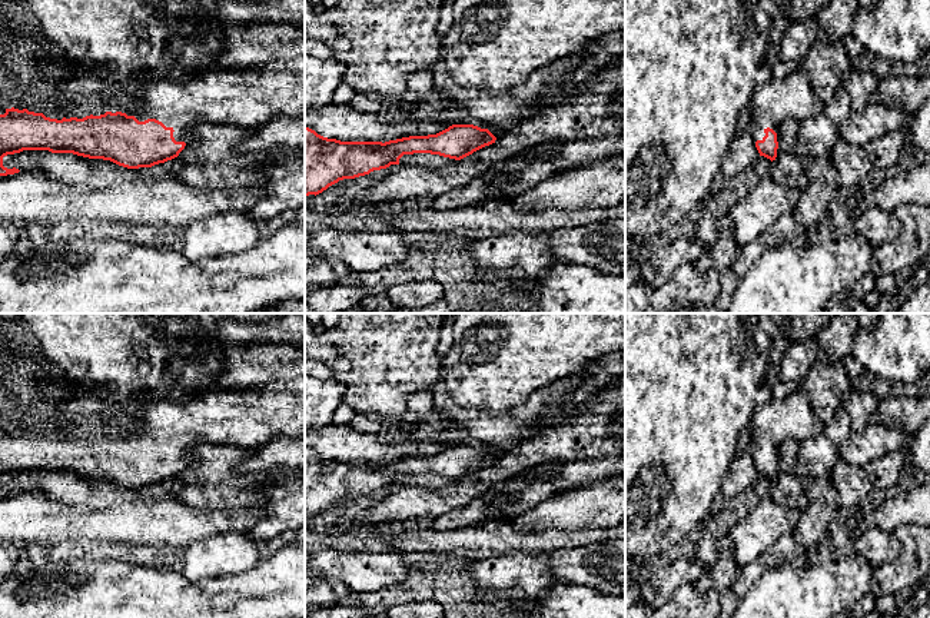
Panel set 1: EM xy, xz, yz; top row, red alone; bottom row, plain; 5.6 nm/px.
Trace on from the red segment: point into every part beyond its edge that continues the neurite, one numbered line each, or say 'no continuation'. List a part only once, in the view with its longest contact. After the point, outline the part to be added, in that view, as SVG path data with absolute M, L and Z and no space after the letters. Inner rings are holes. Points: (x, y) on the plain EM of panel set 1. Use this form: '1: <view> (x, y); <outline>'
1: xy (249, 417); M305 378L270 381L258 386L213 389L187 403L150 402L139 411L140 433L126 433L139 442L156 439L172 448L176 462L190 462L199 445L236 445L258 449L276 436L305 436Z

